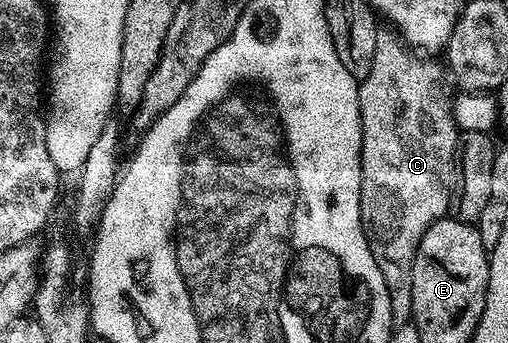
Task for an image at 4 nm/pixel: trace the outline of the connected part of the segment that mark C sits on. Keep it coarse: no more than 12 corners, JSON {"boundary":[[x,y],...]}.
{"boundary":[[389,27],[356,88],[362,228],[392,321],[450,210],[458,125]]}

